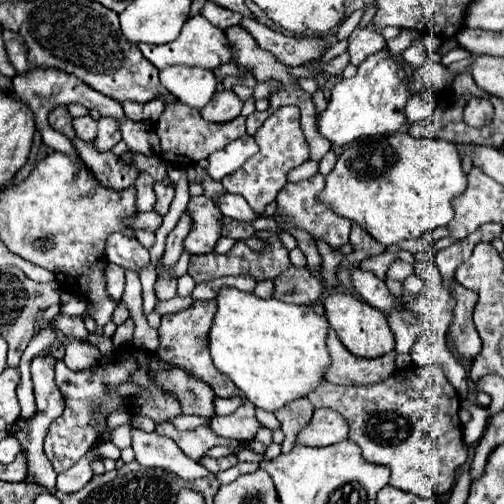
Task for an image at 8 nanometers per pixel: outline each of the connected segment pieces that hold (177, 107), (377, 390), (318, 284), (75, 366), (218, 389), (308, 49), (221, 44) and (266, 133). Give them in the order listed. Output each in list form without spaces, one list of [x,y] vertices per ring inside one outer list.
[[[169,102],[161,114],[161,118],[155,122],[155,132],[159,136],[161,154],[159,158],[165,164],[185,168],[189,164],[197,164],[201,158],[207,158],[211,152],[223,148],[231,140],[245,134],[245,118],[237,116],[235,120],[227,124],[211,124],[201,118],[201,112],[195,108],[189,108],[181,102]]]
[[[407,366],[407,368],[401,368],[401,370],[395,370],[387,380],[379,382],[379,384],[367,384],[367,386],[337,386],[337,384],[331,384],[331,382],[323,382],[319,384],[319,388],[315,388],[315,392],[309,392],[307,398],[311,400],[311,404],[315,408],[331,408],[335,412],[339,412],[347,424],[349,424],[349,440],[353,440],[361,452],[363,452],[363,458],[371,464],[379,464],[379,466],[387,466],[391,470],[391,478],[389,478],[389,484],[393,488],[399,488],[403,492],[411,492],[419,498],[431,498],[439,494],[445,494],[451,490],[455,478],[457,478],[457,472],[459,468],[467,462],[467,452],[463,448],[463,434],[461,434],[461,422],[459,422],[459,396],[455,392],[455,388],[451,386],[451,382],[443,376],[441,368],[439,366]]]
[[[287,268],[287,272],[283,272],[283,276],[275,278],[275,298],[283,300],[283,302],[291,302],[291,304],[313,304],[323,292],[323,282],[311,274],[307,268]]]
[[[73,340],[67,344],[67,352],[65,352],[65,358],[63,362],[71,368],[71,370],[91,370],[95,368],[102,355],[99,350],[91,345],[85,344],[85,342],[79,342],[79,340]]]
[[[209,300],[209,302],[195,302],[193,306],[181,310],[181,312],[175,312],[175,314],[167,314],[161,318],[161,326],[159,326],[159,348],[157,348],[157,356],[163,360],[163,362],[169,362],[169,364],[175,364],[191,374],[195,374],[197,378],[201,378],[203,382],[207,382],[217,396],[235,396],[235,394],[241,394],[239,388],[225,376],[221,374],[215,366],[213,366],[213,360],[211,360],[211,354],[209,354],[209,346],[207,346],[207,334],[209,334],[209,328],[211,328],[211,322],[213,322],[213,316],[215,316],[215,300]]]
[[[243,18],[241,28],[245,28],[259,48],[271,52],[287,66],[303,66],[309,60],[321,58],[325,52],[325,44],[315,36],[285,36],[277,30],[271,30],[259,24],[255,18]]]
[[[201,14],[191,16],[185,22],[185,26],[183,26],[183,30],[181,30],[181,34],[179,34],[177,40],[173,40],[169,44],[163,44],[163,46],[161,44],[159,46],[155,46],[155,44],[139,44],[139,50],[159,70],[169,68],[169,66],[177,66],[177,64],[199,66],[199,68],[211,70],[211,68],[217,68],[219,64],[225,64],[225,62],[231,60],[231,50],[225,44],[223,30],[215,28],[213,24],[209,24]]]
[[[295,106],[279,108],[265,120],[265,124],[255,132],[253,138],[259,144],[259,154],[251,156],[251,160],[247,160],[243,164],[243,168],[235,170],[231,176],[225,176],[221,180],[221,184],[227,192],[243,196],[247,200],[247,204],[253,208],[253,212],[263,214],[267,204],[271,204],[275,200],[277,192],[287,184],[289,170],[301,166],[305,160],[309,160],[309,144],[299,126],[299,108],[295,108]]]

